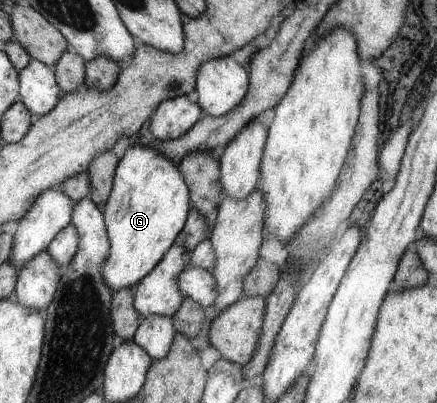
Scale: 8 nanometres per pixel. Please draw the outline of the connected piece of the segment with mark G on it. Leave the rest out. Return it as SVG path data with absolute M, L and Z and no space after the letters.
M135 140L118 161L113 187L103 208L111 248L101 275L112 290L134 288L180 239L192 202L179 166L140 140Z

